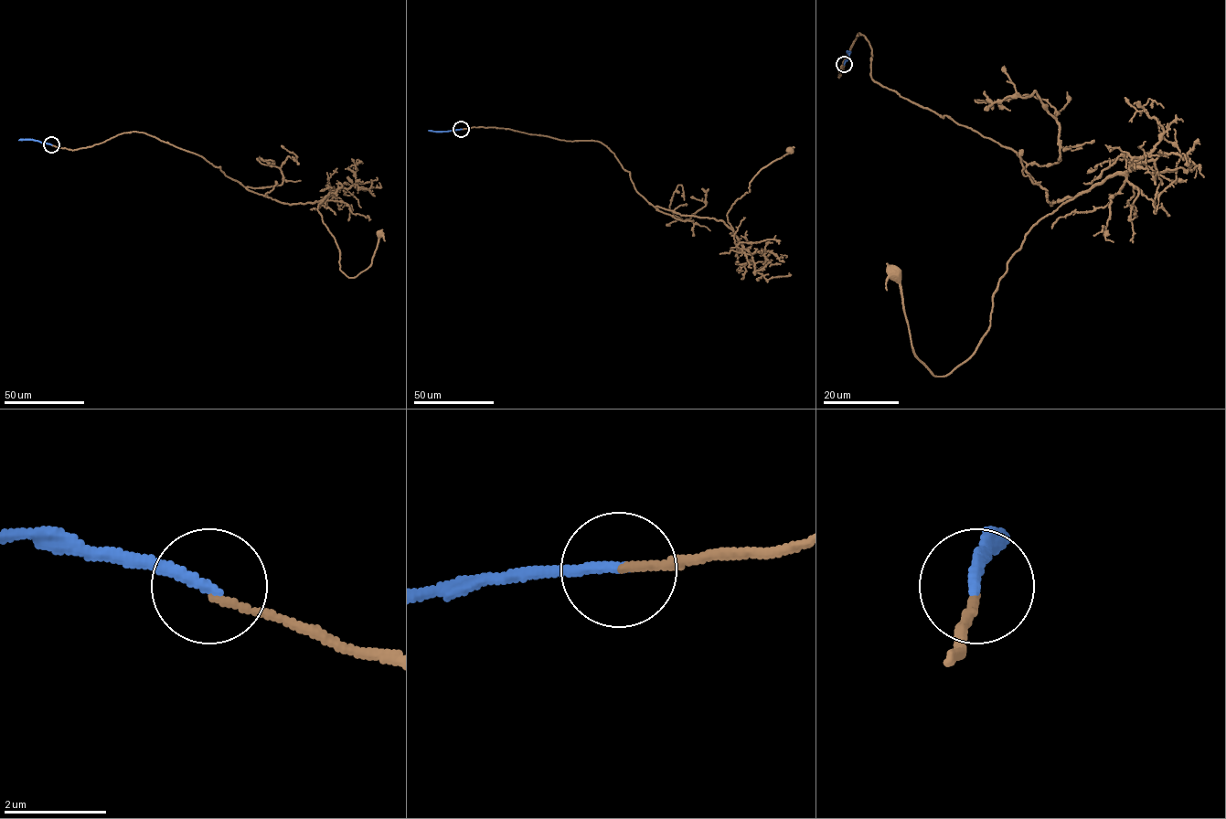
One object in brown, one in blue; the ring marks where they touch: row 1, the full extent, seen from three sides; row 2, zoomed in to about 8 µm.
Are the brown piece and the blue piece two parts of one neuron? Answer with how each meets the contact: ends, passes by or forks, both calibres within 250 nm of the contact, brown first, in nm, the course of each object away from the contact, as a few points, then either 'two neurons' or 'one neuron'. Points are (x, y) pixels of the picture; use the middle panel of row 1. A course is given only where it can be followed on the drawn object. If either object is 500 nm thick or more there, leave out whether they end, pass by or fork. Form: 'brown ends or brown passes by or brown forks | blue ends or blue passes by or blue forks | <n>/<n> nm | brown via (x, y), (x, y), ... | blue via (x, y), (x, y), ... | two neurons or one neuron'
brown ends | blue ends | 130/220 nm | brown via (461, 129), (597, 141), (653, 206), (714, 218), (732, 229), (727, 217), (732, 205), (762, 169), (789, 149) | blue via (461, 129), (429, 130) | two neurons

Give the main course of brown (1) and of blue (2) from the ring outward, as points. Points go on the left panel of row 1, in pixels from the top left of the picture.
1: (51, 144), (75, 150), (145, 132), (266, 196), (323, 200), (317, 210), (347, 276), (371, 264), (379, 232)
2: (51, 144), (32, 139), (19, 140)

